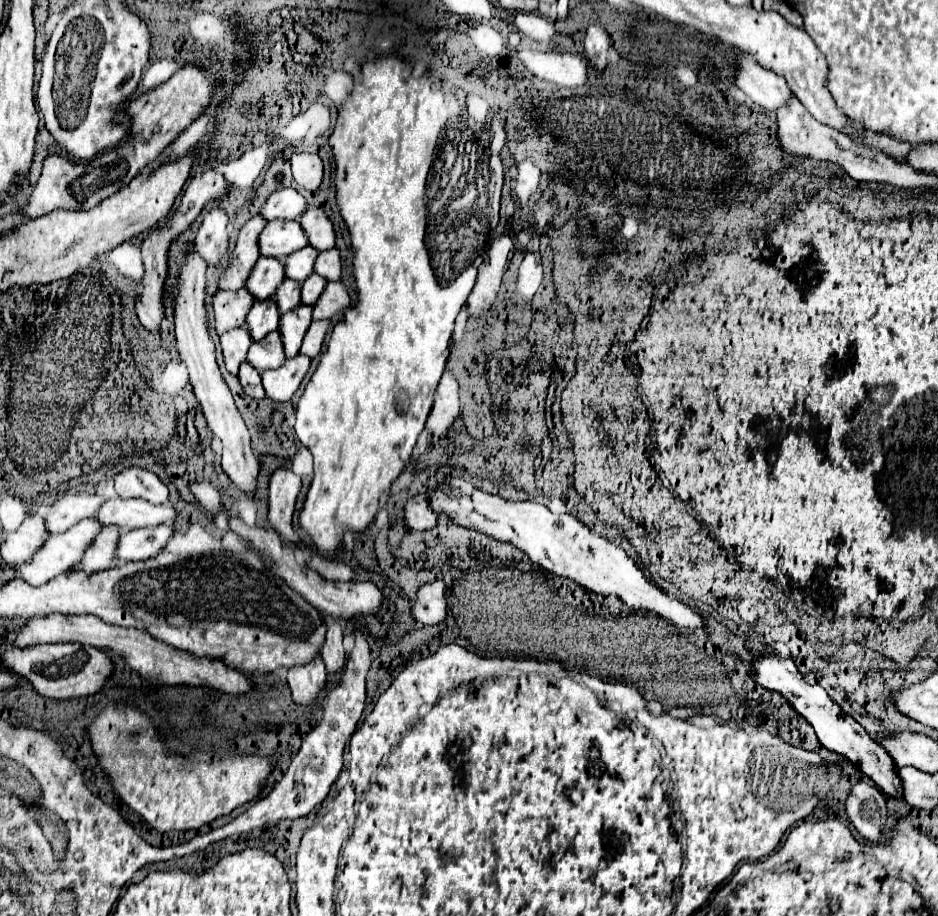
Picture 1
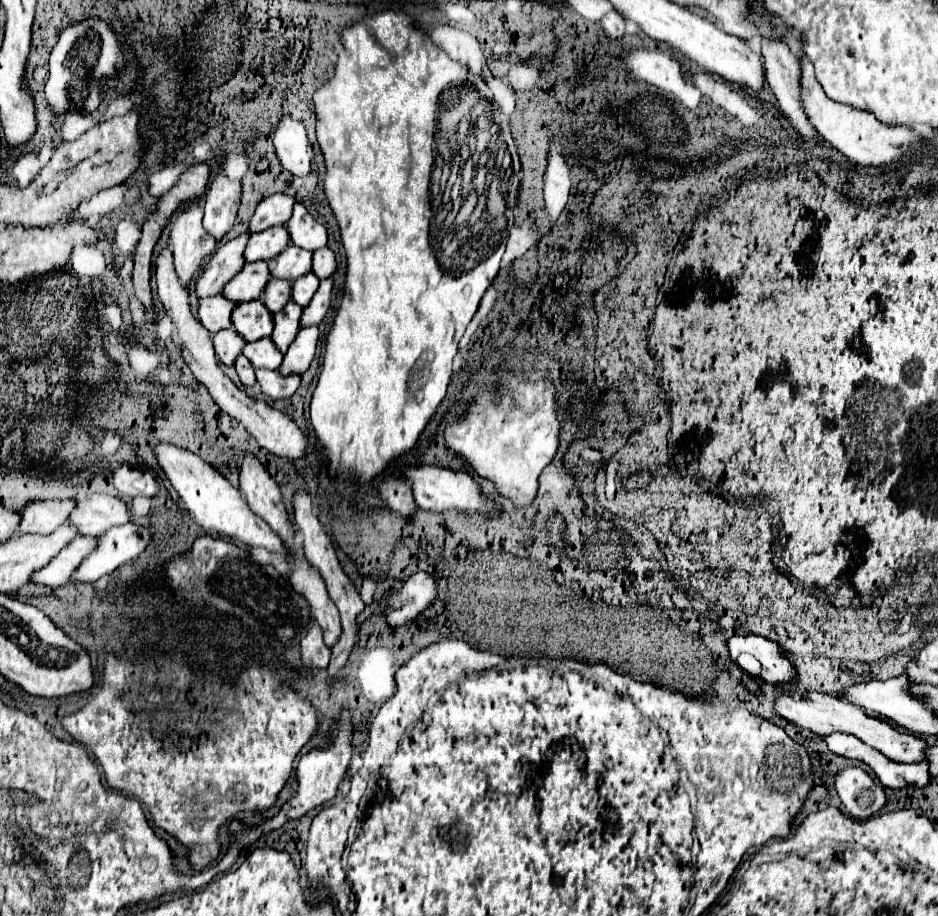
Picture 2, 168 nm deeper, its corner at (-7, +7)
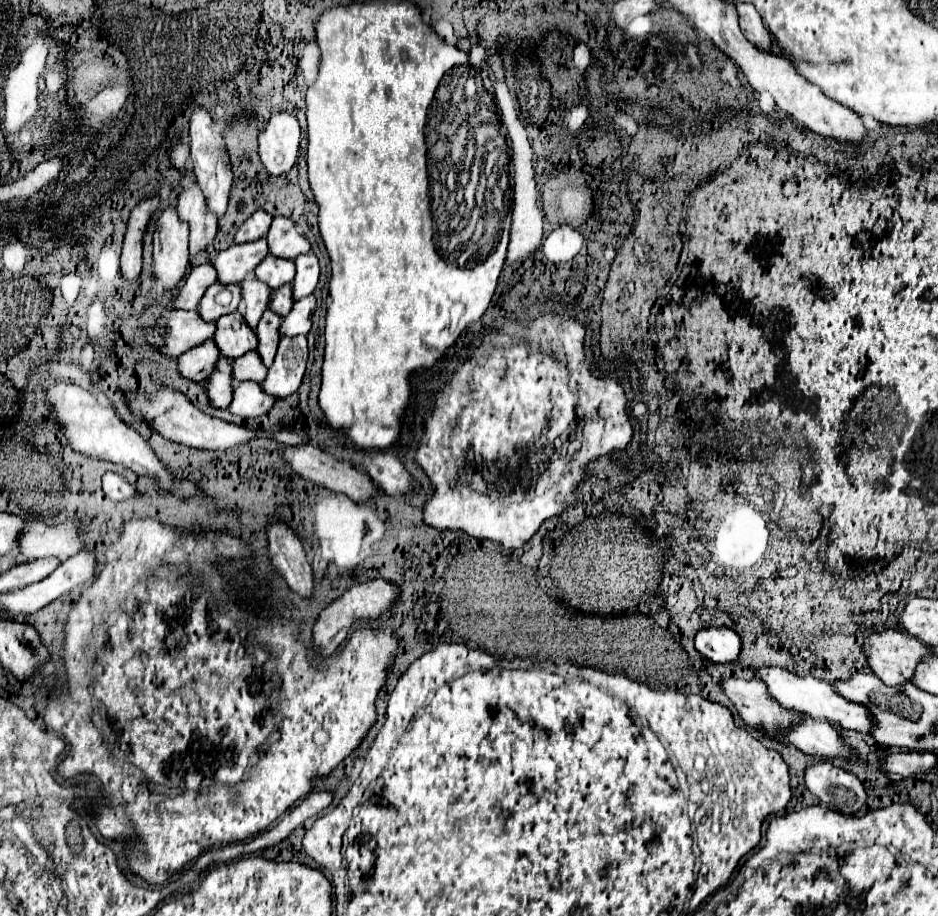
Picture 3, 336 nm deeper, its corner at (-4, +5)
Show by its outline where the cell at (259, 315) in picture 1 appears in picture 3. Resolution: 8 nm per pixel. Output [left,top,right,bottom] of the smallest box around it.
[213,311,255,357]

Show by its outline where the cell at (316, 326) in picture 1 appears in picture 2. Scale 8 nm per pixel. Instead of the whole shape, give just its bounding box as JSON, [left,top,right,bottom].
[280,327,318,375]

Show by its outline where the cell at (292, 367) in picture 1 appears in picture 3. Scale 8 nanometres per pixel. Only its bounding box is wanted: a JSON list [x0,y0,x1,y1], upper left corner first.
[229,383,275,417]

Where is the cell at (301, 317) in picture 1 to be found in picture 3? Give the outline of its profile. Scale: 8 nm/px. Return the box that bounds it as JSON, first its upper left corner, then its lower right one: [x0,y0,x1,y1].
[257,309,283,367]

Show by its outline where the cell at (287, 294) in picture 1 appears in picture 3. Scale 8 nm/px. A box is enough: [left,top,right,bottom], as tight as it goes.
[241,279,271,329]

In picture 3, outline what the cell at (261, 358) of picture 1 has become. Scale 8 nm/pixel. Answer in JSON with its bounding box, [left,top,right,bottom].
[233,351,267,383]

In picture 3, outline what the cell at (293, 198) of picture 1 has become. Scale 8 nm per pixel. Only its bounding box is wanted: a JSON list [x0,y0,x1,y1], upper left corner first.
[235,209,273,243]

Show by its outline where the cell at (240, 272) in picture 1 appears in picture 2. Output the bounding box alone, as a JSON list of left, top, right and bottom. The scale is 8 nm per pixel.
[196,233,250,299]

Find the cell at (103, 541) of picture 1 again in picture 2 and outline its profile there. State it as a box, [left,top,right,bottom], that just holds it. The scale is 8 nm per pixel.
[30,537,96,587]

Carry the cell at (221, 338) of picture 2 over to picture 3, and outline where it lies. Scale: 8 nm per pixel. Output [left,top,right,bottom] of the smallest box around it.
[179,339,219,381]

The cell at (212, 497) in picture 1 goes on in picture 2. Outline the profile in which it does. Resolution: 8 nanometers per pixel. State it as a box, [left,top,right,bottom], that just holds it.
[152,443,286,557]

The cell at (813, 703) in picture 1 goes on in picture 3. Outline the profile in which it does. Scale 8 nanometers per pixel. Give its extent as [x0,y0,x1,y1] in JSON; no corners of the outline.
[695,629,743,663]

